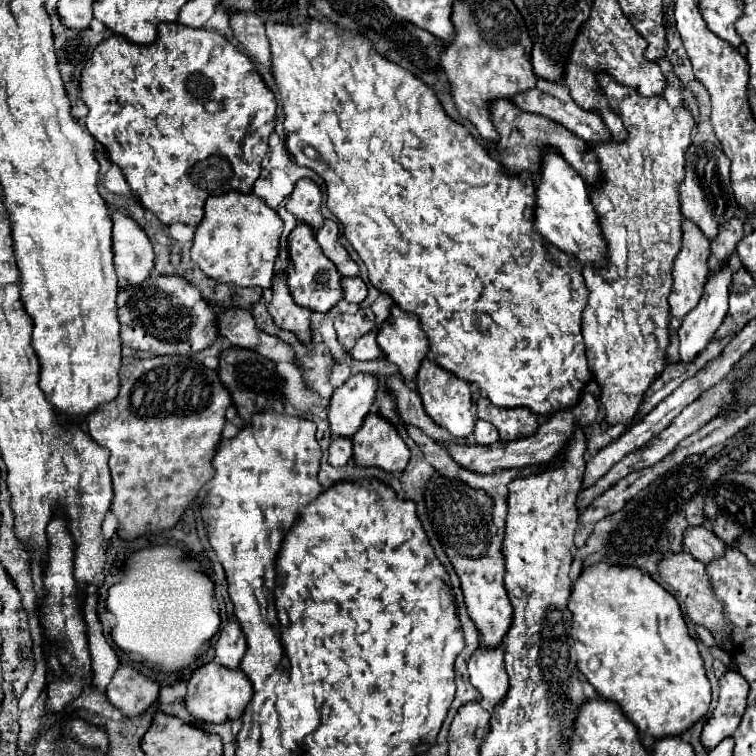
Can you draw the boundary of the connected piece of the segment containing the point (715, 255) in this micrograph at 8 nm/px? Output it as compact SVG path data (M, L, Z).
M731 219L723 225L719 225L719 233L715 239L711 239L711 255L709 255L709 267L715 271L723 259L729 259L737 247L737 243L743 239L743 221Z

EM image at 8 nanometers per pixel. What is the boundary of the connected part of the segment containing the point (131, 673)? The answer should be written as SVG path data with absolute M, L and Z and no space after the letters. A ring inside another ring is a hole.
M119 665L113 681L107 685L109 701L129 717L143 715L159 697L159 685L143 677L131 665Z

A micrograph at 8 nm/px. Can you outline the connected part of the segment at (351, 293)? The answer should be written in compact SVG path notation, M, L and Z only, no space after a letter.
M343 277L341 279L343 291L345 291L345 299L349 303L361 303L367 297L367 285L363 283L361 277Z

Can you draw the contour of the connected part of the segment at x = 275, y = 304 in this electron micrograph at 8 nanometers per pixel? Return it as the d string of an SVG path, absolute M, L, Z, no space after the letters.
M279 275L273 277L273 297L267 309L279 327L293 331L303 343L311 343L311 329L309 329L311 311L293 301L285 279L281 279Z

